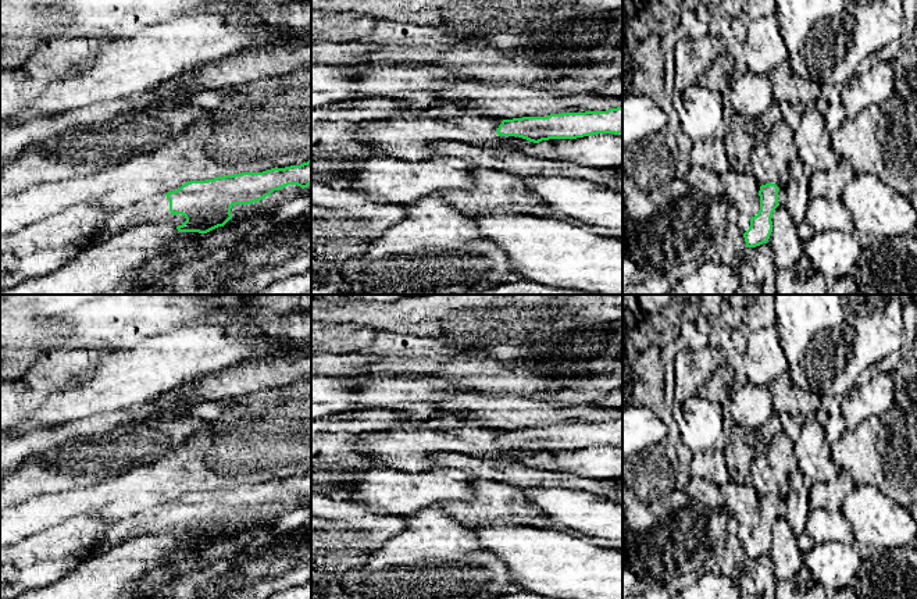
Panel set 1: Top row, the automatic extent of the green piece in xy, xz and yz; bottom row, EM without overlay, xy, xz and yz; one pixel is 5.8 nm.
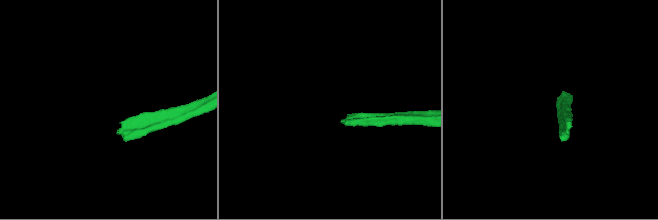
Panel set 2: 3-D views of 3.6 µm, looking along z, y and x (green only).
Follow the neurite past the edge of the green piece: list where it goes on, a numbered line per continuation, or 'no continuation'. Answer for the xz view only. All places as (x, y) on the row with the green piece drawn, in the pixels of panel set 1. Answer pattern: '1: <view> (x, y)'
no continuation

